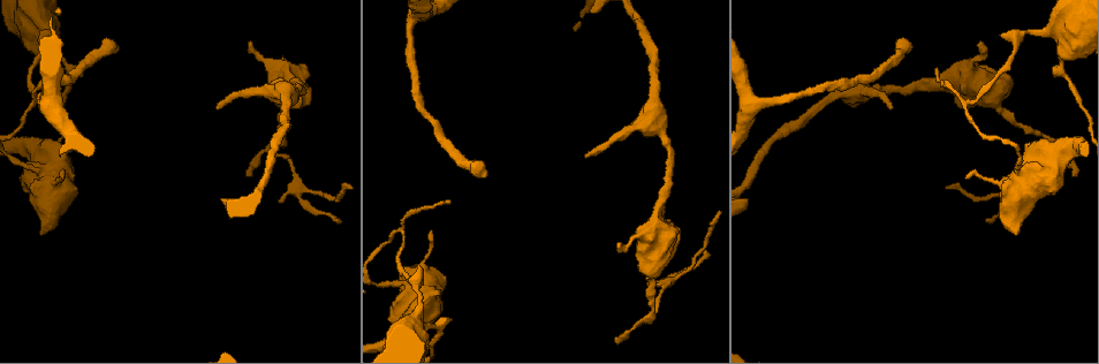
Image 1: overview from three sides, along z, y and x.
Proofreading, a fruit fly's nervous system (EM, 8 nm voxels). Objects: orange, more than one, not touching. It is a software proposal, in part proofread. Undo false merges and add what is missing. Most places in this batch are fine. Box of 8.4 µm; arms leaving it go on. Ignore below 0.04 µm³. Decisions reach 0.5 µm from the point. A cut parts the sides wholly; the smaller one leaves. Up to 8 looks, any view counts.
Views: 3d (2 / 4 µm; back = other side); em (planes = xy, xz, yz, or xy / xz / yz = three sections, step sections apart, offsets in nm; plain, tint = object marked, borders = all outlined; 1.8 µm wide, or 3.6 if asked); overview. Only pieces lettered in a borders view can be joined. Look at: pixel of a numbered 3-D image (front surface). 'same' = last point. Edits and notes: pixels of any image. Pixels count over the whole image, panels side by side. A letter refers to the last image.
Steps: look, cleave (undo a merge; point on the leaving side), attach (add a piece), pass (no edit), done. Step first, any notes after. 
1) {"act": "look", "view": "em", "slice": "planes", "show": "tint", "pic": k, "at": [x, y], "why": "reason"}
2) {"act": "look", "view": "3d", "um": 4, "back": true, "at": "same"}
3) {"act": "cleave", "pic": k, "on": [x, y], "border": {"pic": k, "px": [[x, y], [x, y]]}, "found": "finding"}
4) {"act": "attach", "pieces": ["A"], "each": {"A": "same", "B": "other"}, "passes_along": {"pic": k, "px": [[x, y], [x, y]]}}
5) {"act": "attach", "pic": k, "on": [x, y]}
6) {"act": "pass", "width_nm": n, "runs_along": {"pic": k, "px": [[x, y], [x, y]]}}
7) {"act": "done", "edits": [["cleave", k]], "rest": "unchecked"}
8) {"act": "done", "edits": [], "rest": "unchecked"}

{"act": "look", "view": "3d", "um": 2, "pic": 1, "at": [115, 44], "why": "free end"}

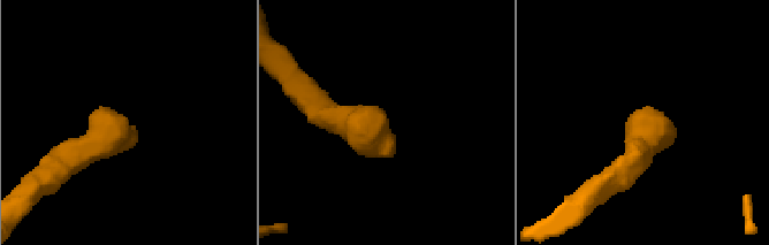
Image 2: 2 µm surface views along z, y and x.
{"act": "look", "view": "em", "slice": "xy", "step": 8, "show": "borders", "pic": 2, "at": [131, 126]}

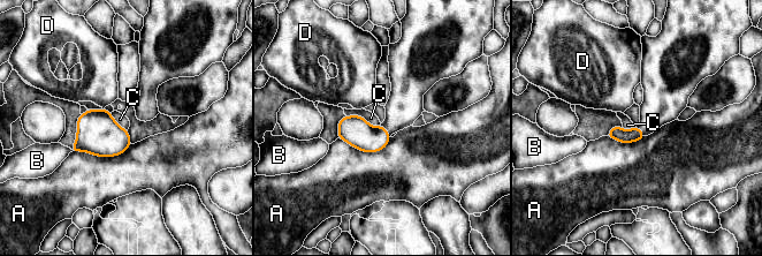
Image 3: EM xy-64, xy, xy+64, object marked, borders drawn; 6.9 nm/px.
{"act": "look", "view": "em", "slice": "planes", "show": "borders", "at": "same", "why": "another direction"}

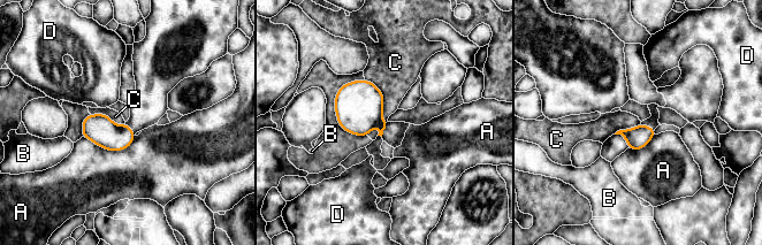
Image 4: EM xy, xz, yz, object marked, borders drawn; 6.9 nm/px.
{"act": "pass", "width_nm": 150, "each": {"A": "other", "B": "other", "C": "other", "D": "other"}, "border": {"pic": 4, "px": [[365, 79], [381, 92], [387, 121]]}, "found": "no lettered piece goes on from it"}

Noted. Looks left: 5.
{"act": "look", "view": "3d", "um": 4, "pic": 1, "at": [416, 291], "why": "sharp bend"}

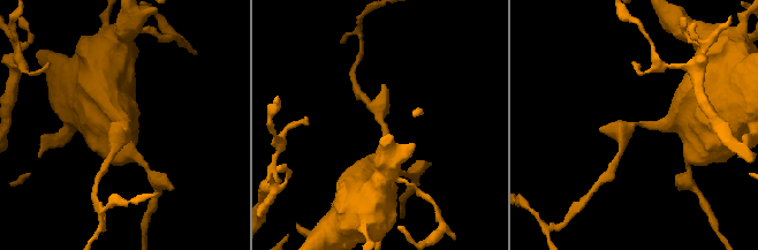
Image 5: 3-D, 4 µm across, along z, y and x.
{"act": "look", "view": "em", "slice": "planes", "show": "tint", "pic": 5, "at": [380, 120]}

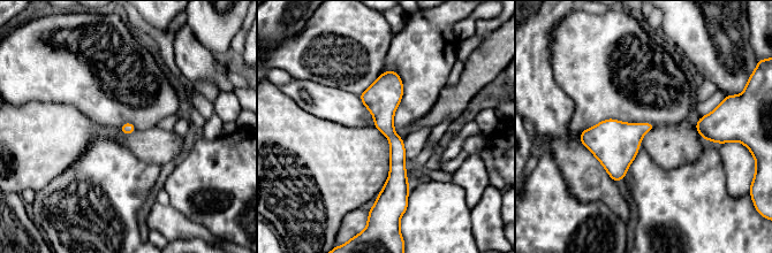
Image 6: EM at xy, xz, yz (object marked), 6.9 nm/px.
{"act": "look", "view": "em", "slice": "planes", "show": "borders", "at": "same", "why": "what lies round it"}

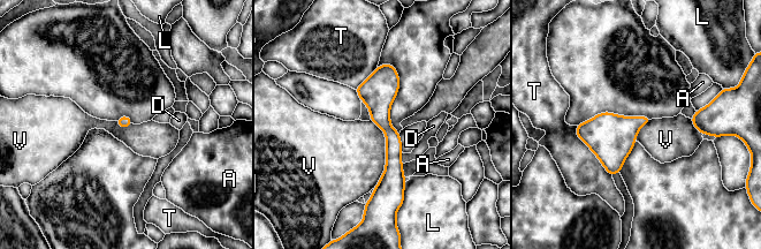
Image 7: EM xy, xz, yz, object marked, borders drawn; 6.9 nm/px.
{"act": "pass", "each": {"A": "other", "D": "other", "L": "other", "T": "other", "V": "other"}, "runs_along": {"pic": 7, "px": [[388, 67], [393, 175], [377, 191]]}, "found": "all the same cell"}

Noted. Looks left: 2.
{"act": "look", "view": "3d", "um": 2, "pic": 1, "at": [587, 158], "why": "branch stops here"}

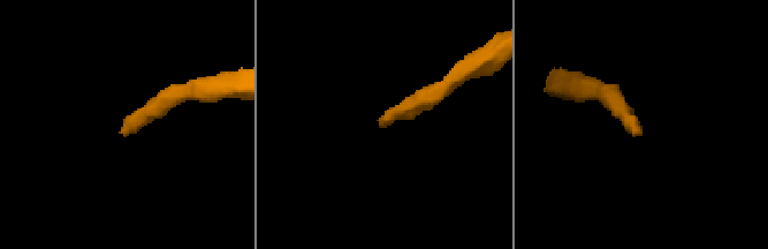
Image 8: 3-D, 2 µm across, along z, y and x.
{"act": "look", "view": "em", "um": 3.6, "slice": "planes", "show": "borders", "pic": 8, "at": [123, 132]}

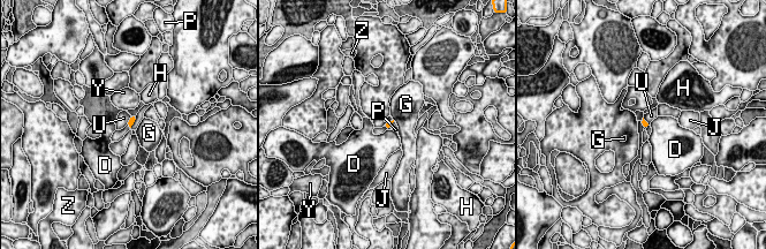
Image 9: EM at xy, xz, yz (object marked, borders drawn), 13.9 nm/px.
{"act": "pass", "each": {"D": "other", "G": "other", "H": "other", "J": "other", "P": "other", "U": "other", "Y": "other", "Z": "other"}, "found": "none of them fits"}

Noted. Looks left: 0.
{"act": "done", "edits": [], "rest": "unchecked"}

